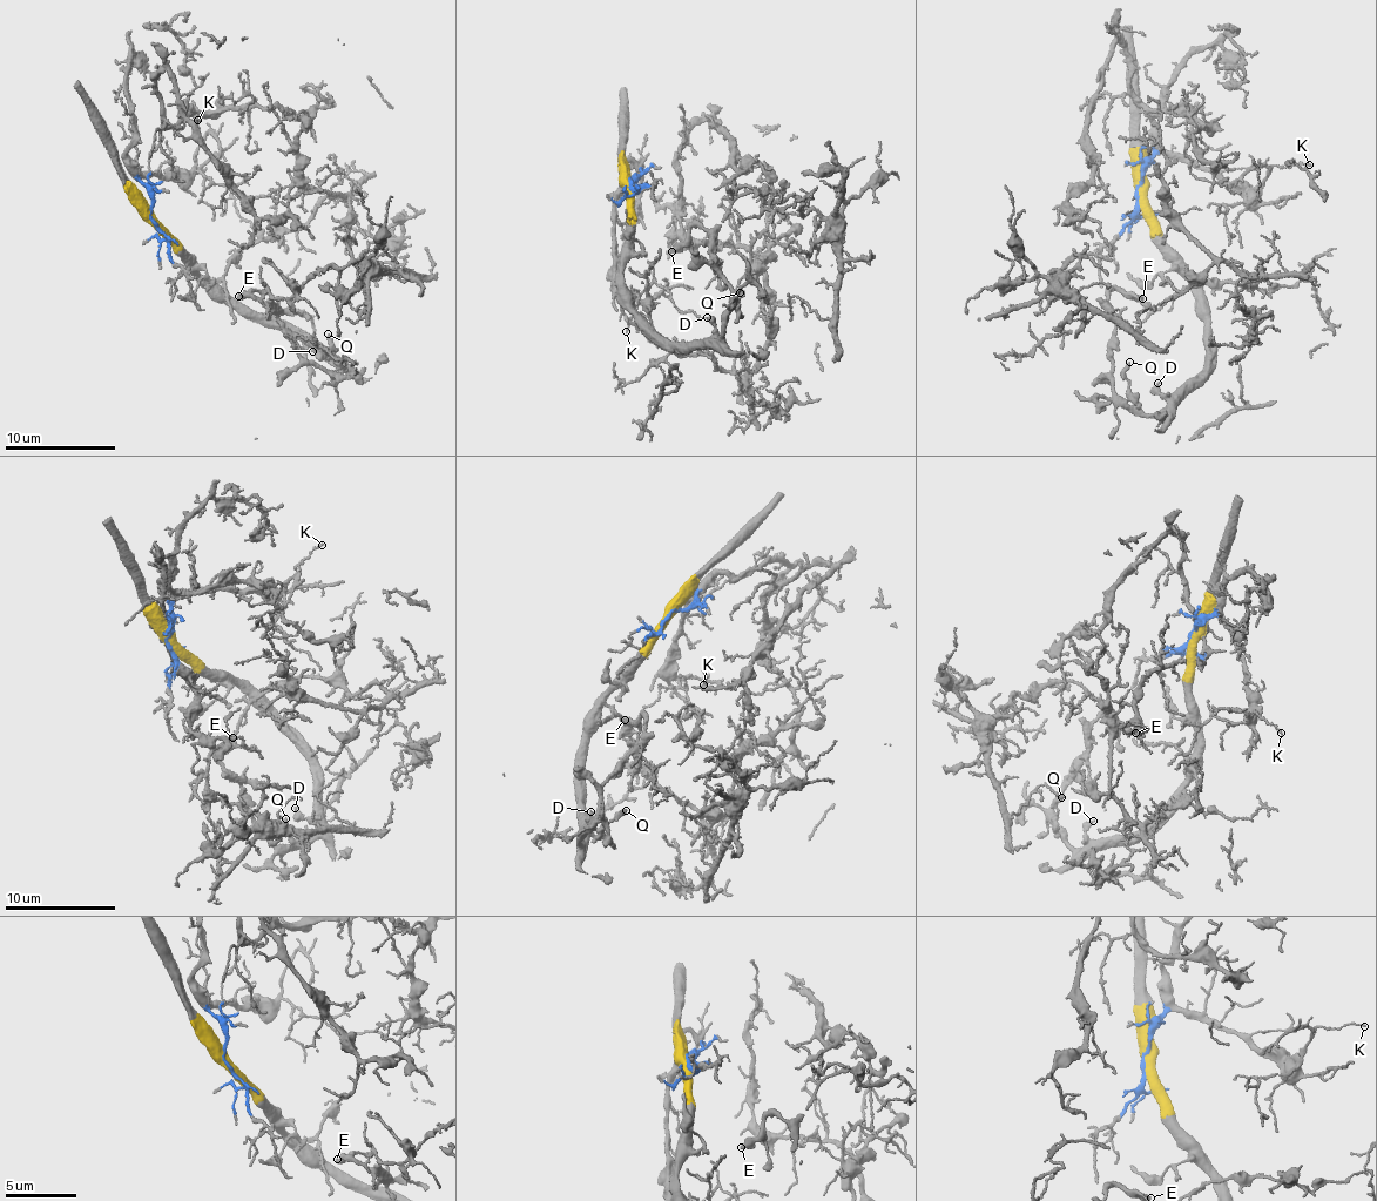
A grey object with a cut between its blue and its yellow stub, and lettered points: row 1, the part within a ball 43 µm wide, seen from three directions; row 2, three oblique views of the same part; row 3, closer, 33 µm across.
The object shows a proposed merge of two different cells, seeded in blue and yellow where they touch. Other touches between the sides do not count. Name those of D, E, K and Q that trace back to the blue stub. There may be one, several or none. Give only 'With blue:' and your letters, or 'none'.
With blue: K

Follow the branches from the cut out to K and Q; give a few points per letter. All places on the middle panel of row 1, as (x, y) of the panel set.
K: (629, 181), (635, 176), (622, 183), (615, 218), (616, 282), (626, 294), (641, 299), (625, 331)
Q: (629, 184), (619, 268), (654, 332), (706, 343), (723, 335), (740, 294)

